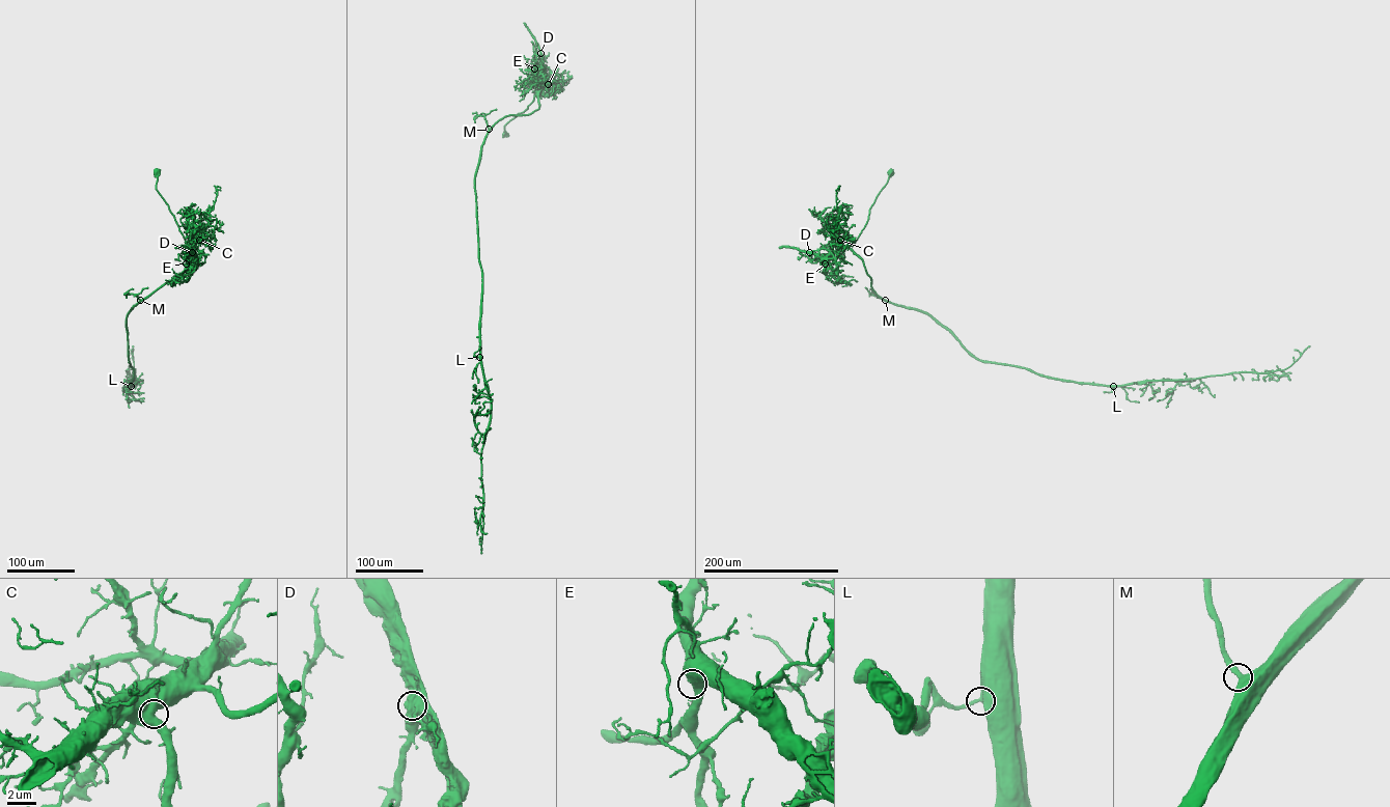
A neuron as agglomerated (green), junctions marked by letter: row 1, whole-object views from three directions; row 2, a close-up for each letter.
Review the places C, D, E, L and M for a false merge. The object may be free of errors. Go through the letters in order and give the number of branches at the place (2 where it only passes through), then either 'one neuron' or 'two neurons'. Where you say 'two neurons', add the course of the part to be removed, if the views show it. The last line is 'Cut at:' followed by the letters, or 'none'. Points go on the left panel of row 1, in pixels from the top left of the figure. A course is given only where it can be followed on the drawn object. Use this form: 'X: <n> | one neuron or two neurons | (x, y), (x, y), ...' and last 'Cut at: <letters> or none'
C: 2 | one neuron
D: 2 | two neurons | (192, 252), (174, 248)
E: 2 | one neuron
L: 2 | one neuron
M: 2 | one neuron
Cut at: D

